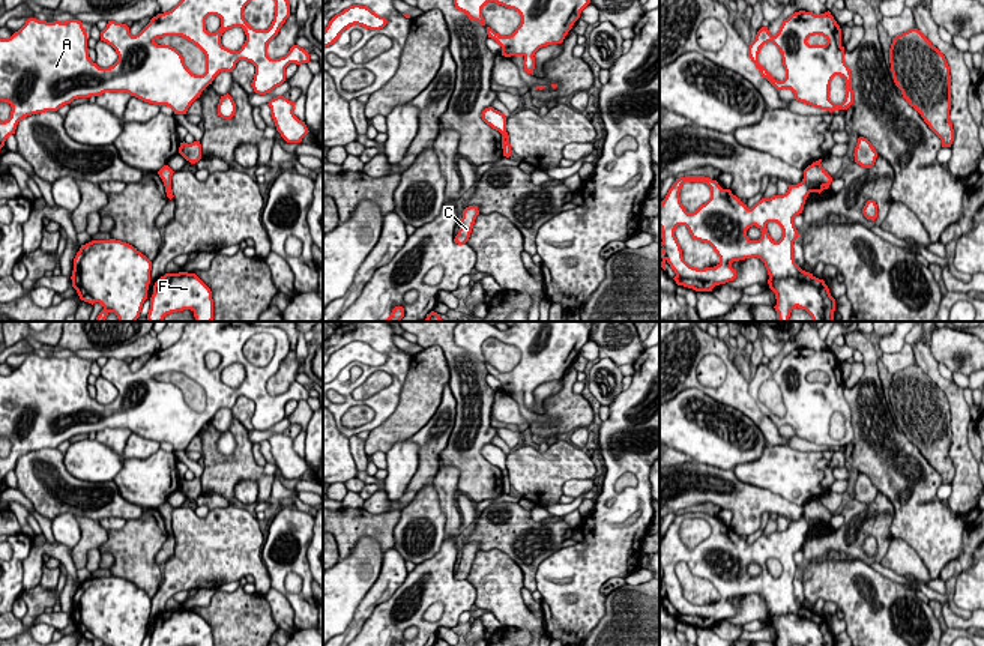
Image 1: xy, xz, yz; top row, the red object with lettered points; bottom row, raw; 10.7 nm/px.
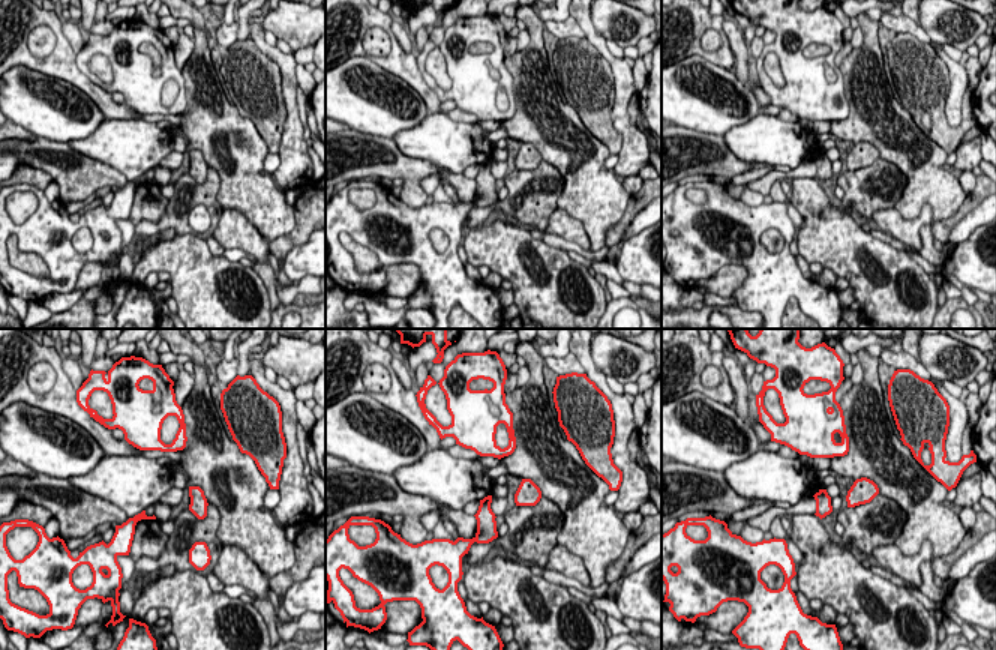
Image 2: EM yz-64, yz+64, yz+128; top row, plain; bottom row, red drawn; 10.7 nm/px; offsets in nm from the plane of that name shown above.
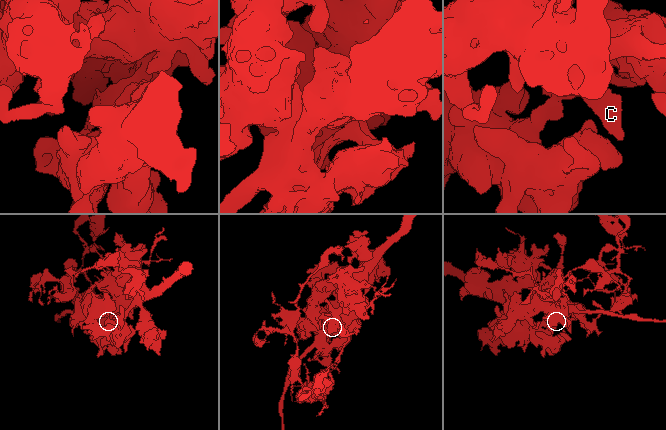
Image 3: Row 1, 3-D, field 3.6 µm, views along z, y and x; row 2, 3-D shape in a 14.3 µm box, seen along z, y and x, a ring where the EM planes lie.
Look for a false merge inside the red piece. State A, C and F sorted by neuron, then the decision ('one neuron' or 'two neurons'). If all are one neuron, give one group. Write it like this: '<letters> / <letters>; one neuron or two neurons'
A F / C; two neurons

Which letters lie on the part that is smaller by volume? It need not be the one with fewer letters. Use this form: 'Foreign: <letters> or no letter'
Foreign: C

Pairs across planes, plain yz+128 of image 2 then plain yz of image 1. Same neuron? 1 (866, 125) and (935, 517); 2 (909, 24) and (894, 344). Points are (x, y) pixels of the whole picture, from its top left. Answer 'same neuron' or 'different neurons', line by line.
1: same neuron
2: different neurons

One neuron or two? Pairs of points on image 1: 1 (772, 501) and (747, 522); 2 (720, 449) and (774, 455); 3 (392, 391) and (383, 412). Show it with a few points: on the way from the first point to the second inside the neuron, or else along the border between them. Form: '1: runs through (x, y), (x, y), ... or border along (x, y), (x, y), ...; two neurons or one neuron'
1: runs through (766, 502), (751, 516); one neuron
2: border along (768, 445), (756, 460), (738, 463), (732, 469); two neurons
3: runs through (389, 395), (383, 407); one neuron

